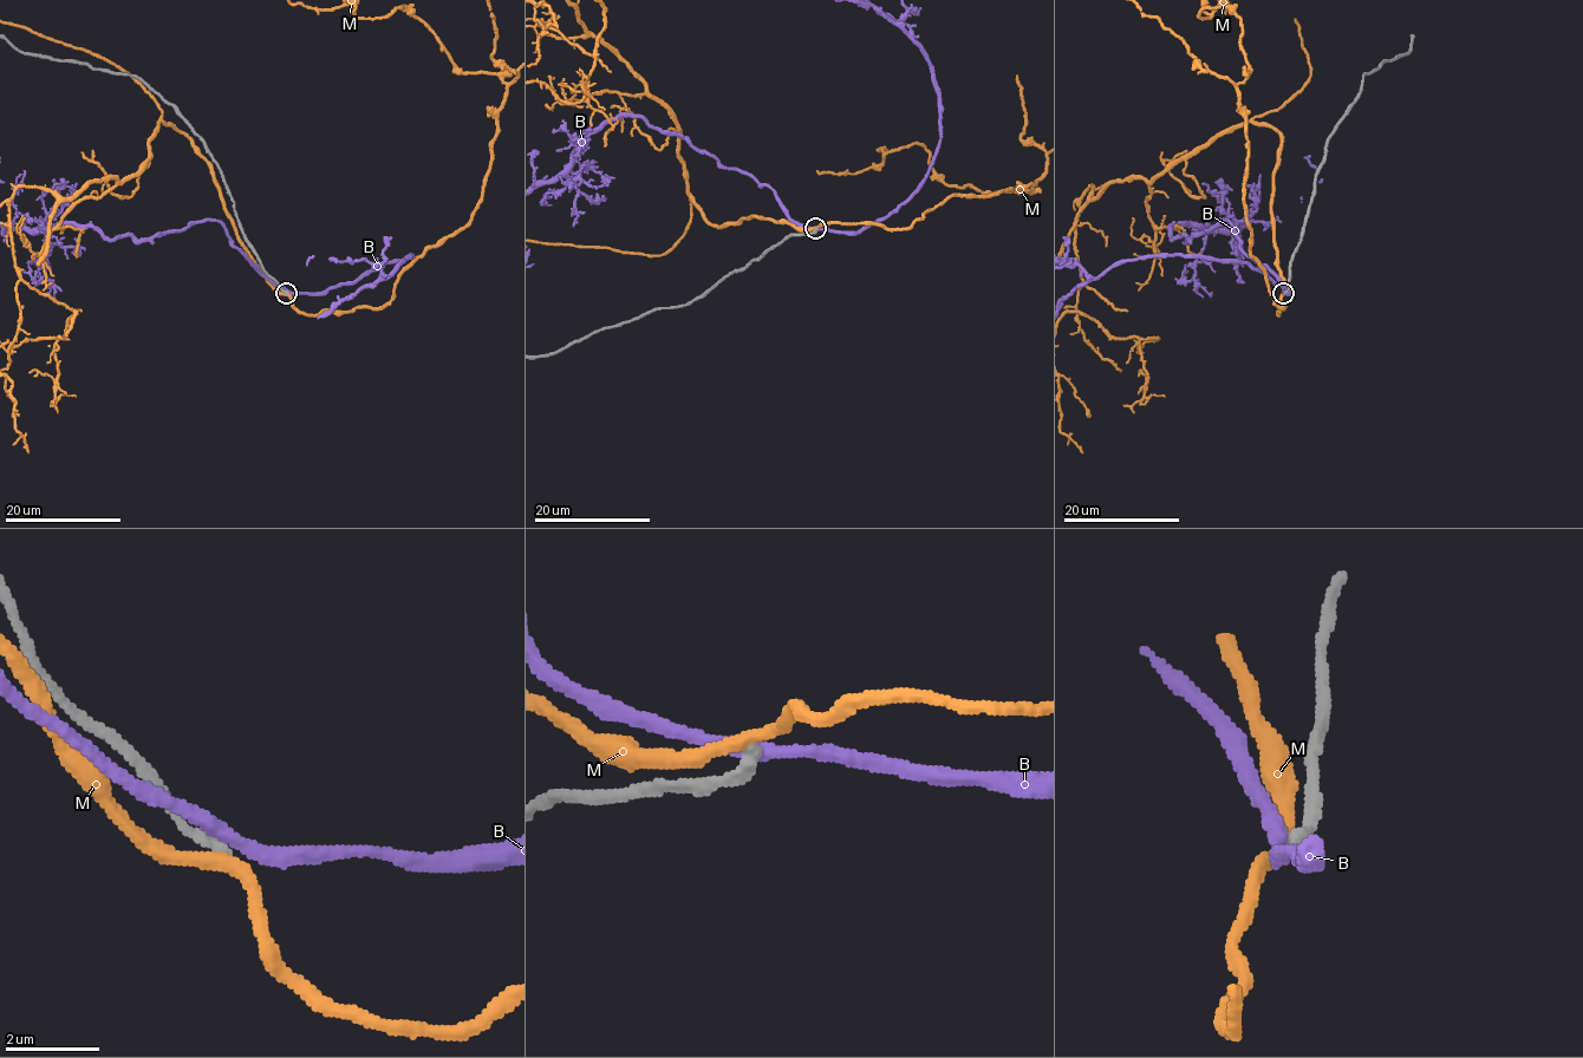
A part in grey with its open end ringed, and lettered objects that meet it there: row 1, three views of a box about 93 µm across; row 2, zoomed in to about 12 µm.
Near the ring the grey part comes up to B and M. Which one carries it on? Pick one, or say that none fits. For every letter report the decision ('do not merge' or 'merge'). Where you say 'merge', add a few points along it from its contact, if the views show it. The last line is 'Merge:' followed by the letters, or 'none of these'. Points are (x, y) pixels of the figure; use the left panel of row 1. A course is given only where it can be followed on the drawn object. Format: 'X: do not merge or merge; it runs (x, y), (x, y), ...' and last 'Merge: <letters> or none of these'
B: do not merge
M: do not merge
Merge: none of these

